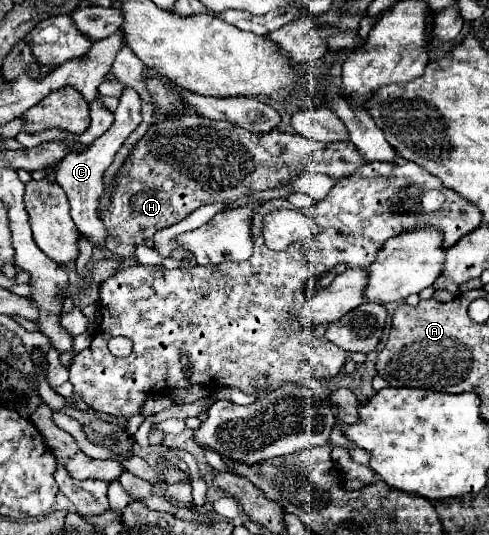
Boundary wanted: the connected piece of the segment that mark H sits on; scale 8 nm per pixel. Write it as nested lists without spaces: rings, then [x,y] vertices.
[[[179,114],[179,118],[171,116],[149,126],[145,136],[135,144],[133,152],[125,158],[123,166],[113,178],[109,208],[101,214],[104,226],[107,226],[109,234],[114,236],[113,241],[106,241],[106,247],[119,258],[135,258],[135,248],[139,244],[149,242],[157,230],[185,220],[199,206],[211,202],[233,204],[251,192],[279,186],[283,178],[291,178],[295,176],[295,172],[321,172],[329,174],[331,178],[343,178],[347,174],[353,174],[361,164],[363,158],[359,158],[353,142],[325,144],[303,138],[301,134],[283,134],[277,130],[255,134],[231,122],[211,120],[199,114]]]

